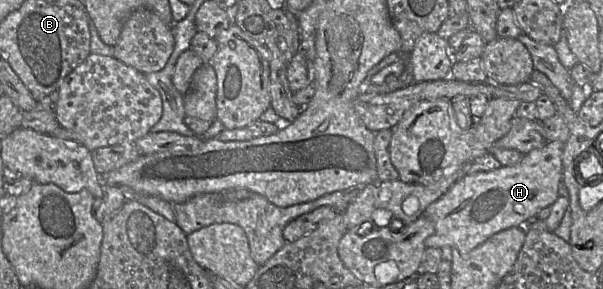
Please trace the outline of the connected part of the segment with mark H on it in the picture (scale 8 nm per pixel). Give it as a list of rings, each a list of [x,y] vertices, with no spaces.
[[[560,141],[547,142],[543,147],[533,149],[523,155],[520,161],[514,165],[467,174],[455,182],[423,213],[435,225],[435,232],[424,241],[425,248],[454,247],[460,253],[465,254],[484,243],[492,235],[511,227],[520,226],[543,208],[550,207],[558,197],[559,187],[563,179],[562,154],[564,146],[565,143]]]

